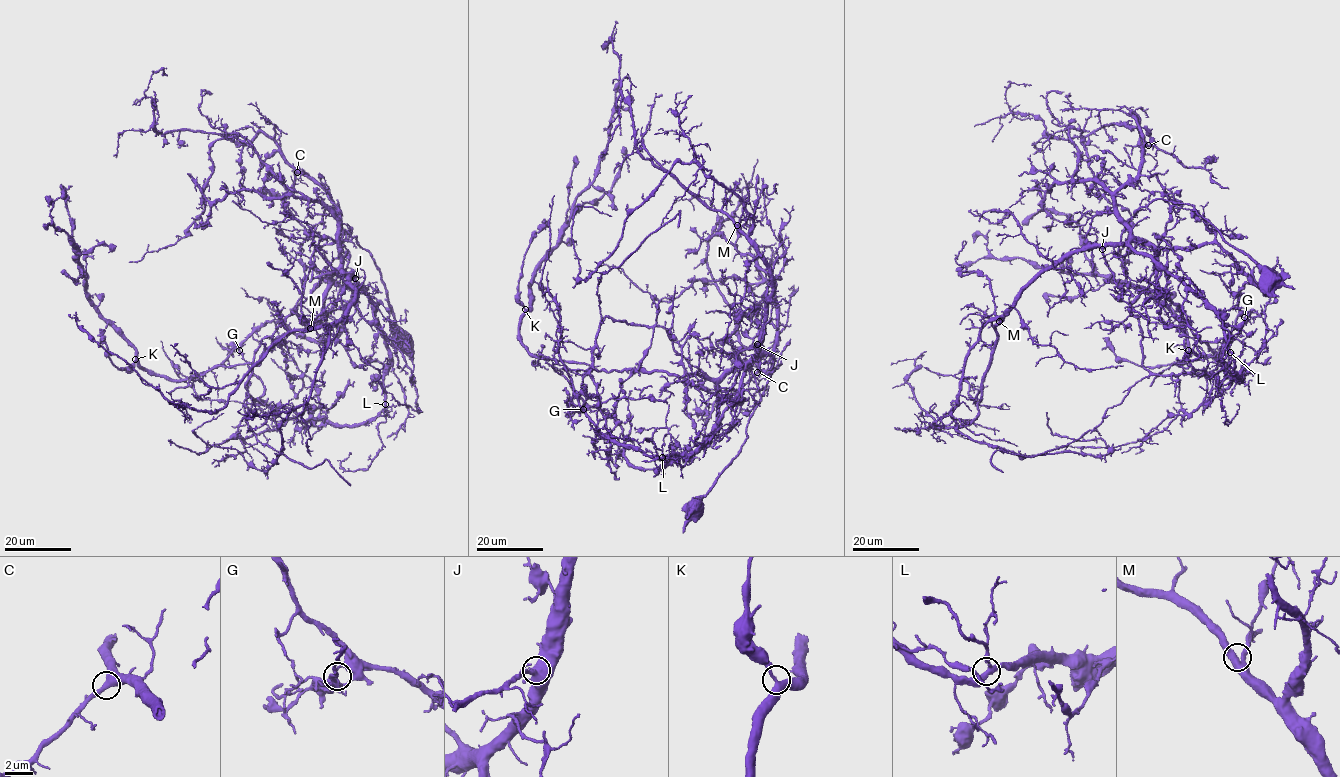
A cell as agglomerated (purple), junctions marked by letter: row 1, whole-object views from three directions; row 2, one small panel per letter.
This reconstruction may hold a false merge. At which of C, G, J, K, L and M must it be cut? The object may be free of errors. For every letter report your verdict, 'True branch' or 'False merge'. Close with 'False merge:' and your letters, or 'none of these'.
C: True branch
G: False merge
J: True branch
K: True branch
L: True branch
M: True branch
False merge: G

